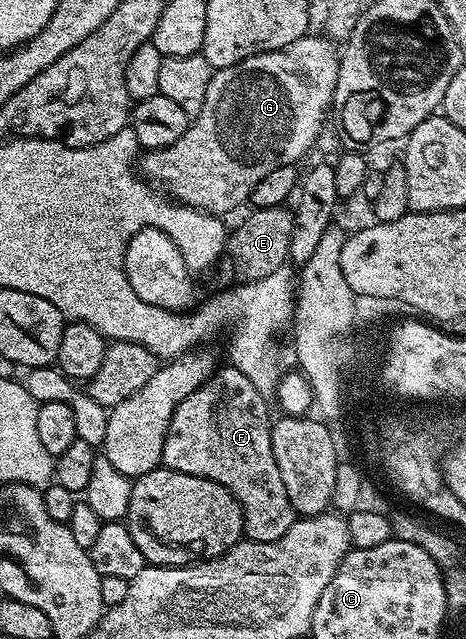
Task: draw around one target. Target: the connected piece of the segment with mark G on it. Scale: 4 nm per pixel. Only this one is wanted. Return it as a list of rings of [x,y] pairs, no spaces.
[[[306,34],[302,38],[290,42],[284,48],[275,48],[273,52],[259,52],[234,66],[215,69],[210,78],[210,86],[206,86],[206,102],[202,102],[202,110],[198,115],[191,117],[186,134],[182,134],[182,138],[178,138],[178,142],[174,142],[172,146],[154,148],[145,151],[139,157],[138,171],[141,177],[153,185],[159,186],[171,199],[181,204],[189,204],[191,208],[200,208],[204,212],[225,214],[224,212],[234,211],[243,200],[245,203],[251,197],[254,186],[258,186],[258,182],[262,182],[262,178],[266,178],[266,174],[270,174],[270,170],[274,170],[277,166],[300,162],[300,159],[315,146],[316,139],[319,138],[320,131],[324,128],[324,119],[327,116],[329,119],[332,95],[336,89],[340,70],[340,58],[337,49],[332,49],[335,47],[323,35],[320,35],[321,37],[312,35]]]

